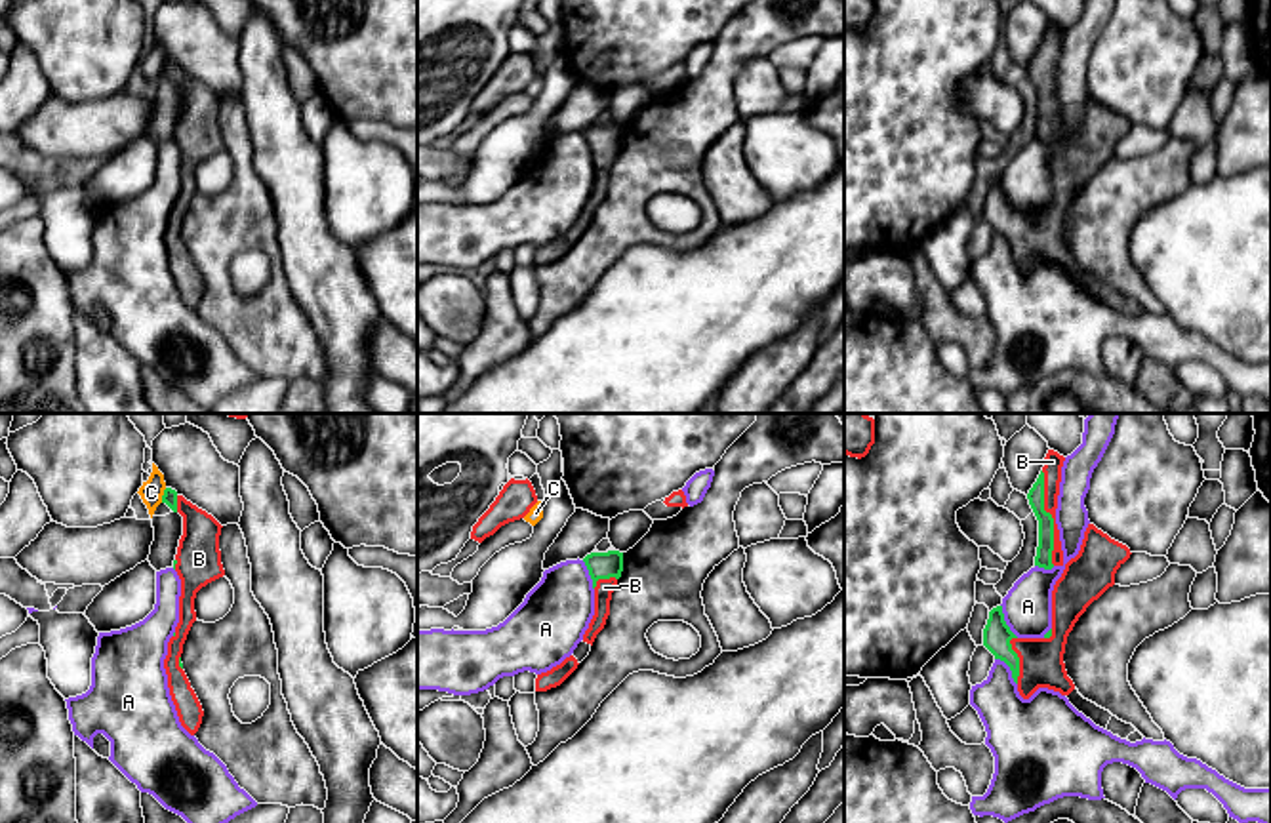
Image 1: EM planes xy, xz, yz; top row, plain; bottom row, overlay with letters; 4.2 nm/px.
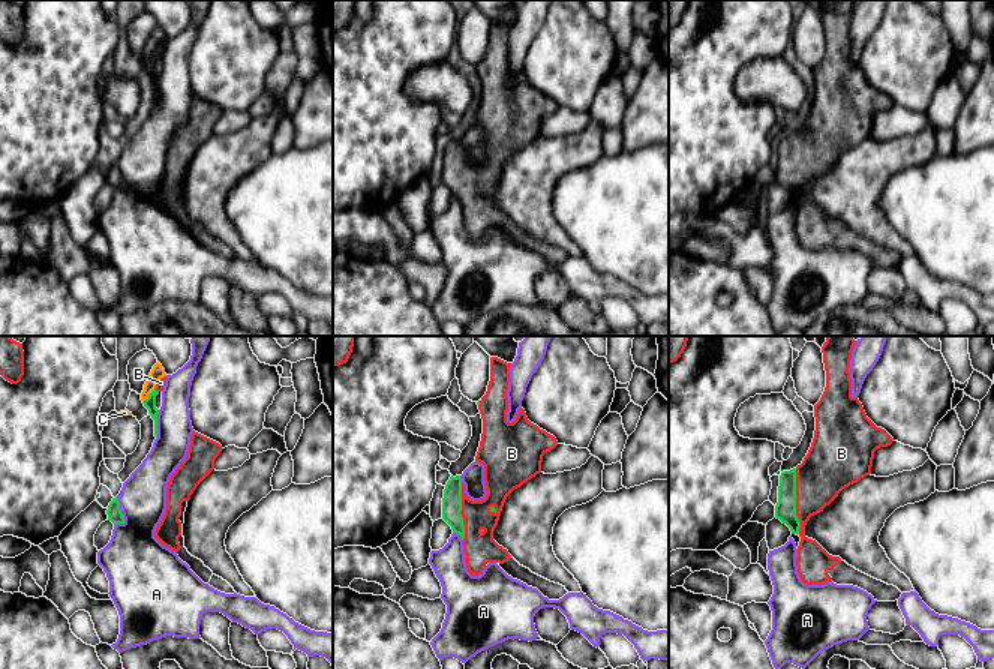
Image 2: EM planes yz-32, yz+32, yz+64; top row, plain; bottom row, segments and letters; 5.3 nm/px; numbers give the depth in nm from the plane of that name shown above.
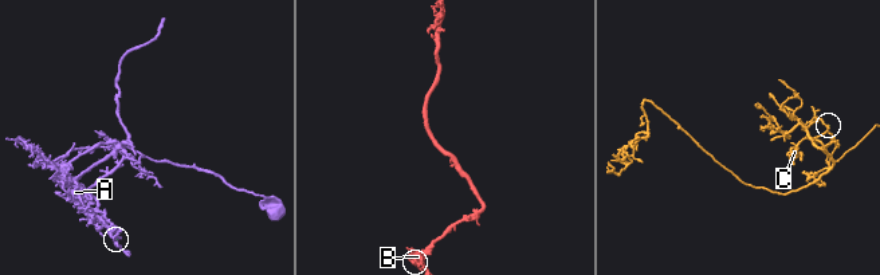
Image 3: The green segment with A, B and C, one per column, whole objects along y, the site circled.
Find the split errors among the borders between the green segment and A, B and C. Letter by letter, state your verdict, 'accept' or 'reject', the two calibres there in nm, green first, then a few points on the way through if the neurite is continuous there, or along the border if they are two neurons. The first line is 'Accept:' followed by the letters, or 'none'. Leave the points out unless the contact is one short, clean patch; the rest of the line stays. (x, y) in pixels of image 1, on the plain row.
Accept: B
A: reject; calibres 120 and 200 nm
B: accept; calibres 70 and 80 nm
C: reject; calibres 60 and 100 nm; border xy (166, 61), (161, 75)

